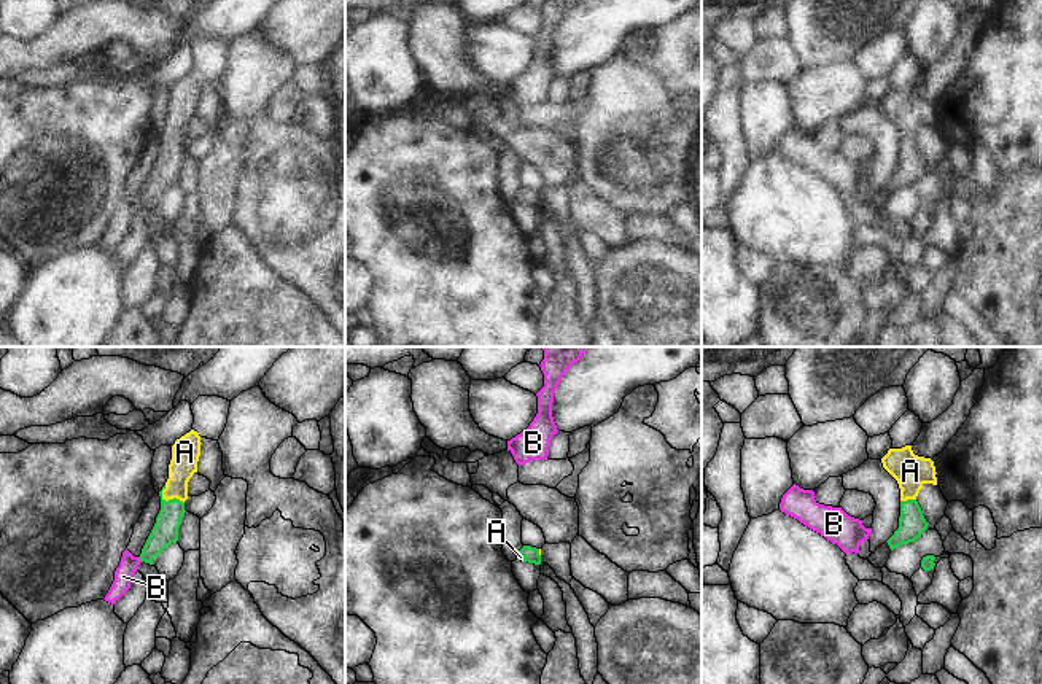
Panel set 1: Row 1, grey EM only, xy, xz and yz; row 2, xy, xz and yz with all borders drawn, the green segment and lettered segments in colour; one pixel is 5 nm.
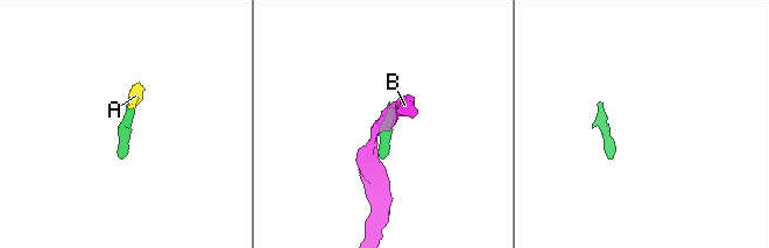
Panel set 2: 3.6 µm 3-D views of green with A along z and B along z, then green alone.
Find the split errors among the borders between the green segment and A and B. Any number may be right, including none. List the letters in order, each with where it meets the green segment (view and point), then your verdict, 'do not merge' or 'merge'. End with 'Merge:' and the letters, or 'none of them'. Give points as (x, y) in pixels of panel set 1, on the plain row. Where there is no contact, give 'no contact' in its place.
A: meets green in xy at (169, 143); merge
B: meets green in xy at (139, 201); do not merge
Merge: A

